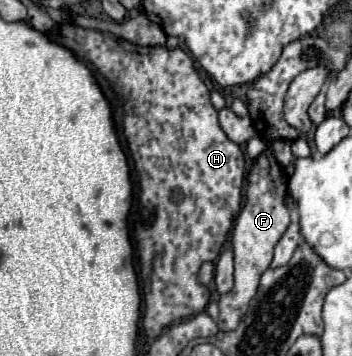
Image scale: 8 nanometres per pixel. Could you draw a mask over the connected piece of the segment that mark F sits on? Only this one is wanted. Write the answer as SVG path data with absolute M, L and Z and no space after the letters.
M265 150L253 170L249 172L249 186L247 186L247 202L239 212L233 228L233 252L235 252L235 286L229 294L219 298L219 330L235 330L239 326L241 316L247 312L251 298L257 292L261 274L269 268L273 260L273 248L285 234L291 214L285 206L285 192L287 192L287 174L273 158L271 150Z

